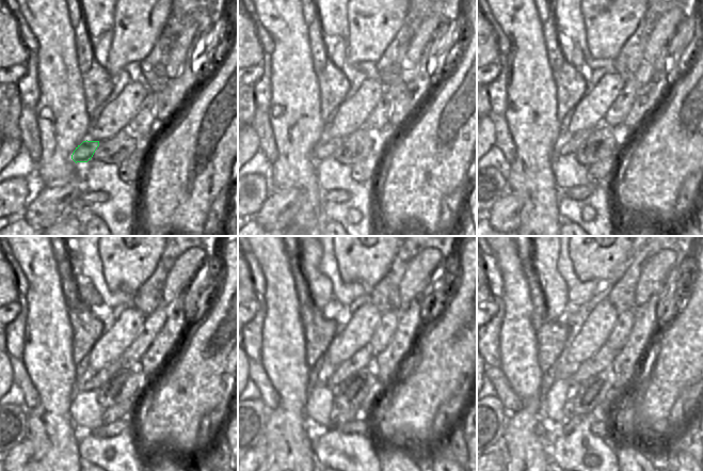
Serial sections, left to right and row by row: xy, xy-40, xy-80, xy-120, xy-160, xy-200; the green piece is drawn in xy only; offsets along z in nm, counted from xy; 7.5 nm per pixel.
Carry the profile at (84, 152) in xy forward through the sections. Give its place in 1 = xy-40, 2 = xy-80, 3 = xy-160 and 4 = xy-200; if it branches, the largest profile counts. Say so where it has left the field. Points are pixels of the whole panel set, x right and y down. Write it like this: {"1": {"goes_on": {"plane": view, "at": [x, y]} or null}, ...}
{"1": {"goes_on": {"plane": "xy-40", "at": [328, 150]}}, "2": {"goes_on": {"plane": "xy-80", "at": [572, 145]}}, "3": {"goes_on": {"plane": "xy-160", "at": [362, 359]}}, "4": {"goes_on": {"plane": "xy-200", "at": [603, 359]}}}

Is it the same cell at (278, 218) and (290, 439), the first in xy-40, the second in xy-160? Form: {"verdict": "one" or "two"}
{"verdict": "two"}

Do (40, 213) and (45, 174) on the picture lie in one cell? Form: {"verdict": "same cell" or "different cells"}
{"verdict": "different cells"}

